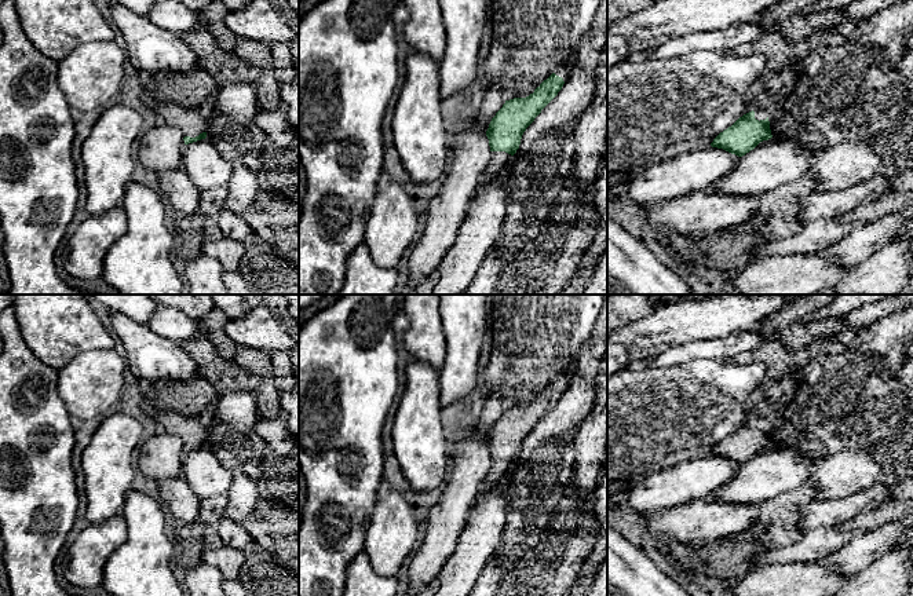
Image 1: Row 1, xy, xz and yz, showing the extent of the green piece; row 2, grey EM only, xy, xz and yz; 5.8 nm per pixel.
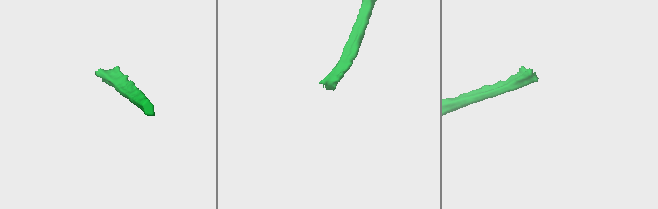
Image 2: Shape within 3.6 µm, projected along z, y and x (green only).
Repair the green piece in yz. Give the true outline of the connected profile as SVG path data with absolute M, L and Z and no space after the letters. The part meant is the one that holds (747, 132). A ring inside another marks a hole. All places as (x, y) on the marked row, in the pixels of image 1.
M792 62L775 78L763 78L756 83L756 85L745 95L745 102L752 110L739 117L731 127L720 132L713 139L711 146L742 157L753 150L760 142L771 139L773 135L770 129L768 116L766 111L770 109L773 109L775 114L781 111L786 96L792 92L797 83L799 65L799 62Z

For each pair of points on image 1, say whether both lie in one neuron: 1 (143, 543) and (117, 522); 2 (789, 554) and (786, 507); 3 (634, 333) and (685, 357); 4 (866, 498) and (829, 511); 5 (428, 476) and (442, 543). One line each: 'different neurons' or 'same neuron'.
1: different neurons
2: different neurons
3: different neurons
4: same neuron
5: different neurons

